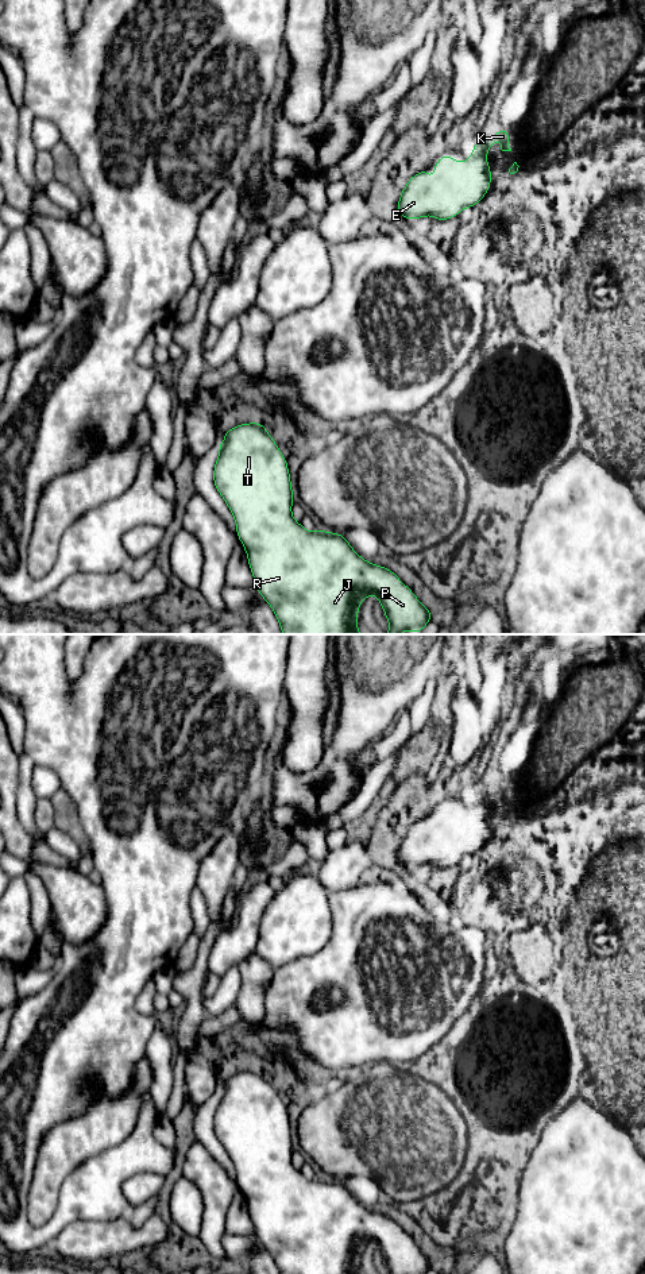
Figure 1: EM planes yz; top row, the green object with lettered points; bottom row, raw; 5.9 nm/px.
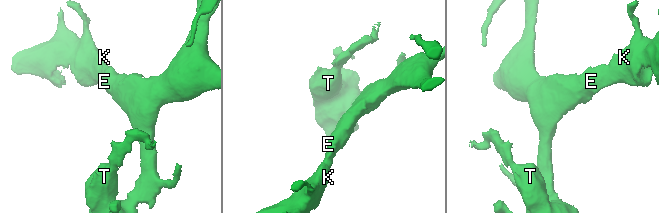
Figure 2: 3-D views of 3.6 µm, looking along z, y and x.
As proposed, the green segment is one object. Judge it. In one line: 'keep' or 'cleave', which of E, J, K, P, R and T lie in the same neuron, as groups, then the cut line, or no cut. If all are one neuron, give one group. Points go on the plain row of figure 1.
keep; groups E J K P R T; cut none

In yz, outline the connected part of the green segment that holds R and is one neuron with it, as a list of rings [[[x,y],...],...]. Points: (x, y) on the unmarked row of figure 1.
[[[260,1070],[239,1072],[235,1076],[225,1078],[224,1084],[225,1088],[223,1090],[219,1090],[217,1093],[220,1096],[220,1101],[216,1107],[213,1117],[215,1135],[225,1148],[227,1154],[229,1155],[235,1166],[236,1182],[246,1197],[250,1217],[255,1228],[255,1235],[263,1244],[263,1247],[271,1254],[281,1274],[358,1274],[356,1266],[359,1254],[364,1246],[372,1242],[378,1244],[378,1250],[382,1252],[382,1256],[390,1274],[426,1274],[426,1271],[432,1269],[430,1258],[417,1247],[413,1239],[408,1234],[405,1234],[393,1219],[378,1212],[366,1209],[354,1198],[354,1196],[349,1193],[349,1190],[341,1181],[331,1181],[321,1177],[308,1180],[302,1175],[300,1170],[297,1170],[293,1166],[291,1163],[293,1138],[287,1109],[283,1105],[282,1100],[279,1099],[278,1093],[275,1092],[274,1086],[267,1081],[263,1072]]]

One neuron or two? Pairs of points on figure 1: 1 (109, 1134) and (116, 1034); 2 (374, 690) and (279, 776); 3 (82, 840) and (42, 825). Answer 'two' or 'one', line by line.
1: two
2: one
3: two

